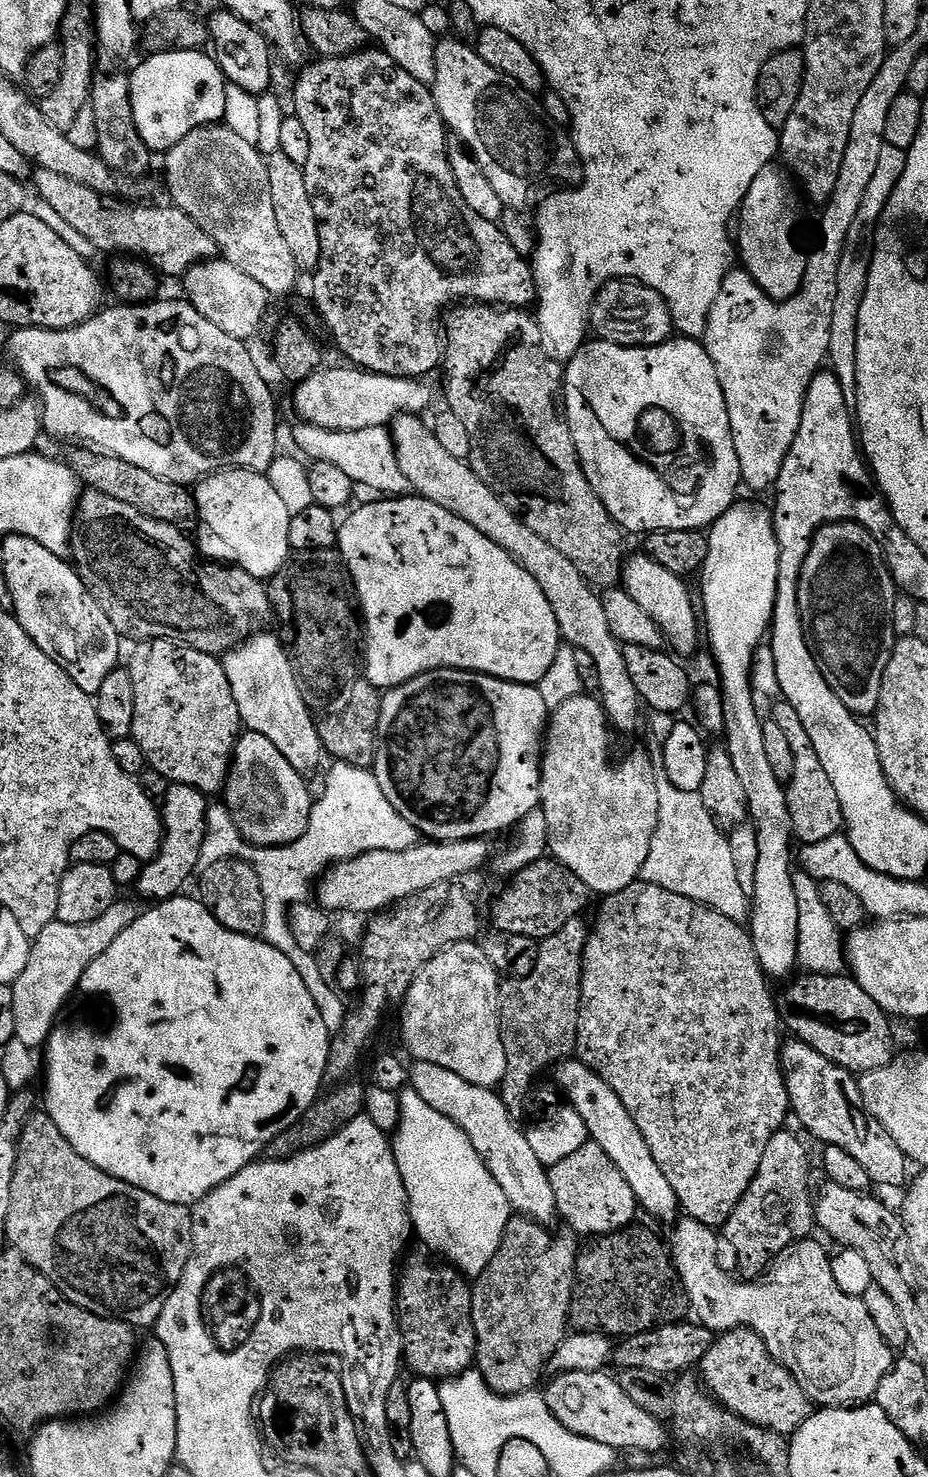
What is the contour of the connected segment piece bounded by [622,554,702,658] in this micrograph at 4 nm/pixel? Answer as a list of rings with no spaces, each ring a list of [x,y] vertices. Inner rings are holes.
[[[629,555],[624,564],[624,591],[628,592],[630,598],[634,598],[634,602],[638,602],[638,606],[642,606],[642,610],[646,610],[646,614],[650,614],[650,618],[654,618],[654,622],[663,628],[665,637],[670,641],[670,648],[672,644],[671,651],[680,658],[694,655],[700,640],[702,644],[702,620],[698,615],[698,604],[697,601],[696,604],[692,601],[692,592],[684,584],[687,584],[685,577],[670,574],[666,566],[658,566],[658,562],[646,555]]]

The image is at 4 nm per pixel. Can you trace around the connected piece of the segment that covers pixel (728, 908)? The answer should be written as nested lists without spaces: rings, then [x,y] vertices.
[[[661,775],[658,782],[658,826],[650,842],[650,854],[646,854],[646,862],[640,871],[640,880],[646,884],[662,886],[662,890],[670,890],[674,894],[682,894],[682,898],[690,898],[694,902],[705,904],[718,914],[726,914],[726,918],[739,924],[749,923],[750,899],[738,883],[731,842],[725,829],[717,824],[710,810],[706,810],[699,792],[678,790],[678,786],[674,786],[674,782],[670,782],[666,775]]]

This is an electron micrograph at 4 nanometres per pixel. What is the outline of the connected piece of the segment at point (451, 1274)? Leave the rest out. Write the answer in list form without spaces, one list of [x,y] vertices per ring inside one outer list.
[[[427,1255],[410,1256],[408,1265],[406,1260],[399,1269],[396,1297],[400,1332],[404,1335],[403,1363],[407,1371],[409,1368],[425,1380],[443,1382],[461,1376],[473,1367],[476,1358],[472,1284],[447,1262],[437,1262]]]

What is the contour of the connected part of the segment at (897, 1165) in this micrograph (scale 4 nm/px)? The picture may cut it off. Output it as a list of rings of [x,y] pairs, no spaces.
[[[795,1038],[789,1039],[789,1041],[789,1044],[787,1041],[781,1047],[780,1062],[784,1065],[784,1081],[788,1090],[791,1115],[797,1116],[801,1126],[814,1139],[821,1140],[821,1145],[842,1146],[842,1150],[846,1150],[846,1154],[858,1158],[858,1162],[862,1162],[863,1168],[866,1169],[866,1174],[870,1174],[873,1185],[881,1184],[884,1188],[896,1188],[900,1183],[903,1185],[909,1179],[910,1161],[898,1146],[898,1142],[894,1142],[894,1138],[890,1138],[890,1134],[886,1134],[886,1130],[881,1124],[869,1116],[867,1108],[864,1107],[859,1079],[842,1066],[830,1062],[830,1058],[818,1054],[818,1050],[814,1050],[809,1044],[803,1044],[802,1041]]]

